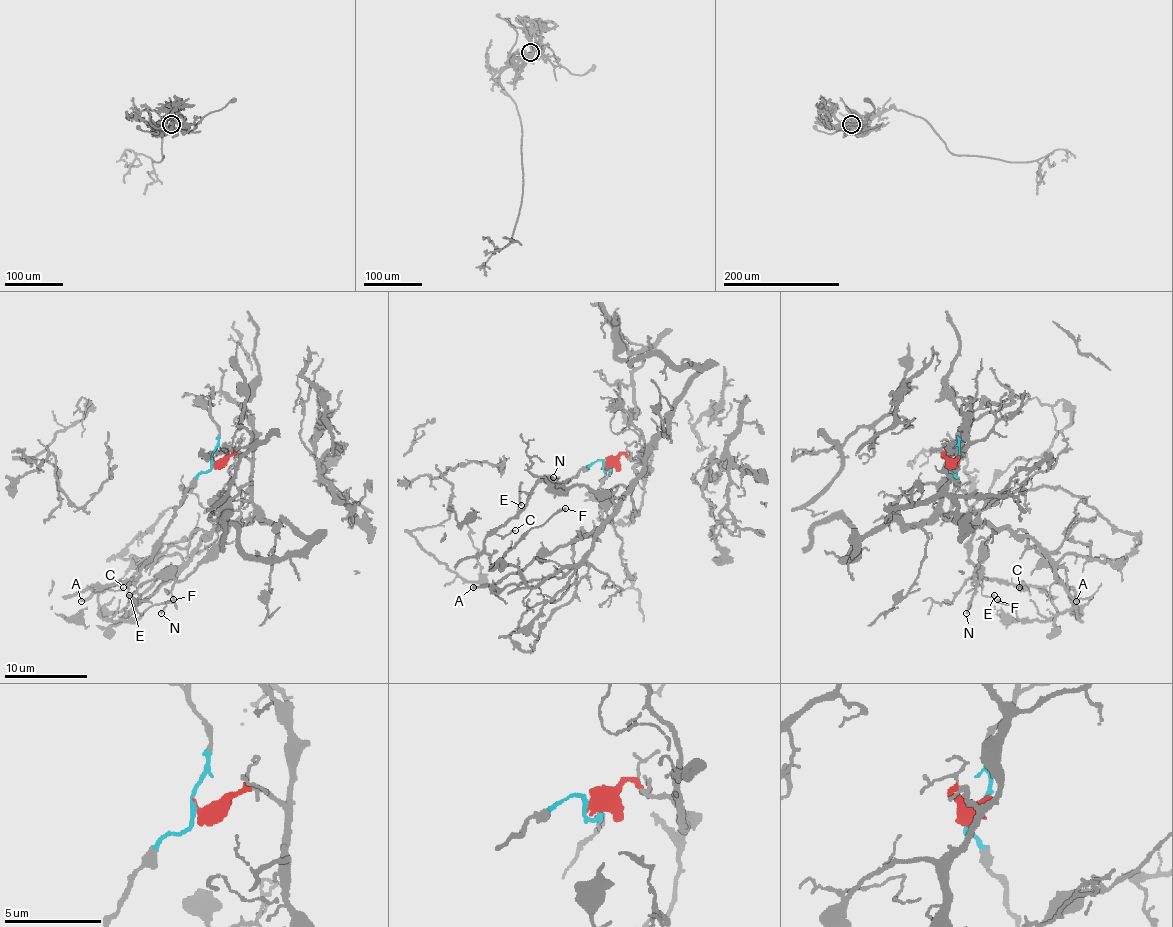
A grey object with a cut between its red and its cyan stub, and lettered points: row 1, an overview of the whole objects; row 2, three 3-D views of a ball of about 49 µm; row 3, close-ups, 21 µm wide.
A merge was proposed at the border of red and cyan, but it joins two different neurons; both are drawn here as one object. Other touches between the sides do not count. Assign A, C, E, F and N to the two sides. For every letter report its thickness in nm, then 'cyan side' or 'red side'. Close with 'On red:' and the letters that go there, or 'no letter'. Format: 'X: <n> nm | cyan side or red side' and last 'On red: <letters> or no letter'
A: 220 nm | red side
C: 100 nm | cyan side
E: 110 nm | cyan side
F: 200 nm | cyan side
N: 120 nm | red side
On red: A, N

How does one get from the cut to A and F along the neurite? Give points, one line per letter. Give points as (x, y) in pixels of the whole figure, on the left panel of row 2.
A: (213, 461), (242, 455), (250, 463), (254, 516), (197, 529), (184, 547), (170, 545), (129, 578), (81, 601)
F: (211, 461), (137, 576), (91, 587), (98, 593), (100, 615), (137, 620), (149, 607), (174, 599)

